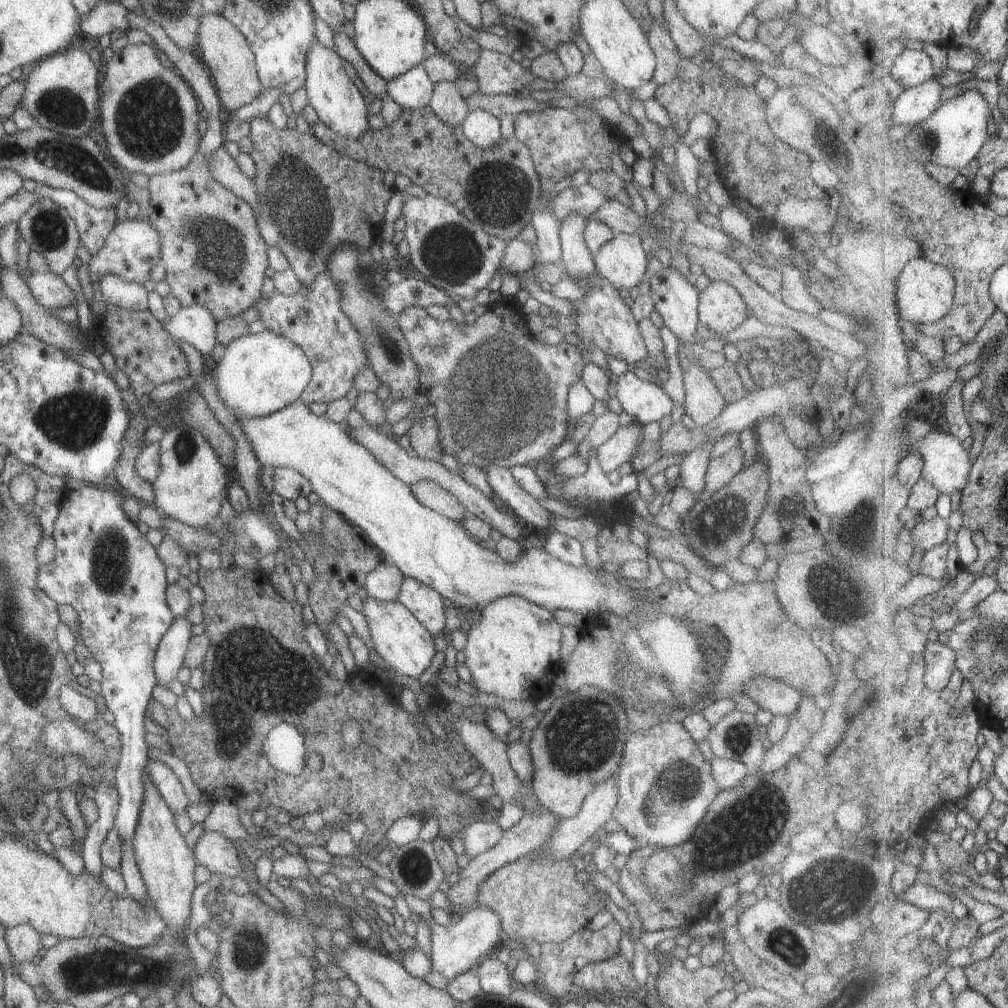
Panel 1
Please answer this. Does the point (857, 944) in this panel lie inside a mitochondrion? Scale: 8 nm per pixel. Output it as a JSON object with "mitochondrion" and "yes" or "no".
{"mitochondrion":"no"}

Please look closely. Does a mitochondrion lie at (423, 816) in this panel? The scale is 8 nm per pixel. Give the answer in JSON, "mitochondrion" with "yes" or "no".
{"mitochondrion":"no"}

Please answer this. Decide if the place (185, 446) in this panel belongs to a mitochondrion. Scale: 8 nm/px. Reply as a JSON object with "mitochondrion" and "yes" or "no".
{"mitochondrion":"yes"}

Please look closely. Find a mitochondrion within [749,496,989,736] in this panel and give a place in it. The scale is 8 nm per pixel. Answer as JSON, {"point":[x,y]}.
{"point":[863,517]}

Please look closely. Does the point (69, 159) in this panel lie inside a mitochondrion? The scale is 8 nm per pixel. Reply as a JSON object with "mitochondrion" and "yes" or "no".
{"mitochondrion":"yes"}

